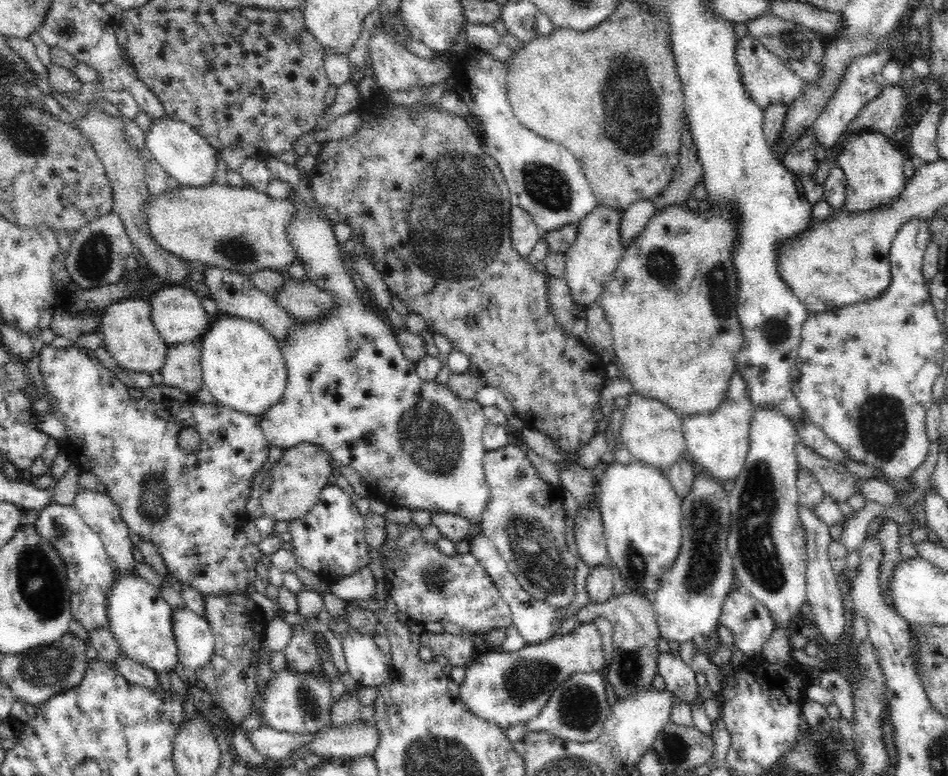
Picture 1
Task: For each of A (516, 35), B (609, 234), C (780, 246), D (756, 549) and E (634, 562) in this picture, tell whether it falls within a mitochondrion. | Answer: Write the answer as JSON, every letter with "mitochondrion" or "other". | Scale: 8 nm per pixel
{"A":"other","B":"other","C":"other","D":"mitochondrion","E":"mitochondrion"}

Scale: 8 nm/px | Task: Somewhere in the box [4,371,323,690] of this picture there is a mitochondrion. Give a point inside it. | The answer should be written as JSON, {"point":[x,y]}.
{"point":[41,588]}

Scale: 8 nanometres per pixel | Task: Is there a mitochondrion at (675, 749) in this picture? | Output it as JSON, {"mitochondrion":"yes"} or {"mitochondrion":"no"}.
{"mitochondrion":"yes"}

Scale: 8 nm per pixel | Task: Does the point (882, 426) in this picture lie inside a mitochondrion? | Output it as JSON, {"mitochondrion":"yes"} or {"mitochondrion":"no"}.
{"mitochondrion":"yes"}

